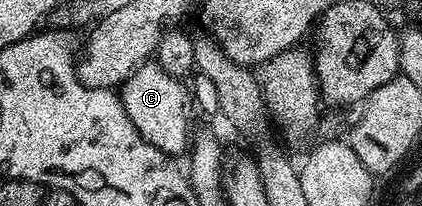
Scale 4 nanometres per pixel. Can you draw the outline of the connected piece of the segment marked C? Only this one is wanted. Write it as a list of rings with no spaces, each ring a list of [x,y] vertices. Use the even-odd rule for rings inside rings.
[[[151,60],[132,72],[132,76],[128,76],[128,80],[122,83],[120,97],[124,112],[128,112],[128,120],[136,124],[136,132],[140,132],[148,144],[171,156],[187,153],[192,141],[192,94],[185,81],[168,76],[168,72],[158,66],[157,61]]]

